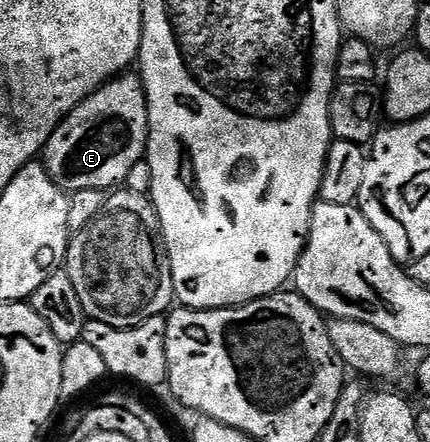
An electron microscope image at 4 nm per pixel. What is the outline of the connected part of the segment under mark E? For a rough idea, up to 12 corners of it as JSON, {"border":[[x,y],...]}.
{"border":[[137,73],[93,90],[46,142],[61,190],[110,192],[143,161]]}

